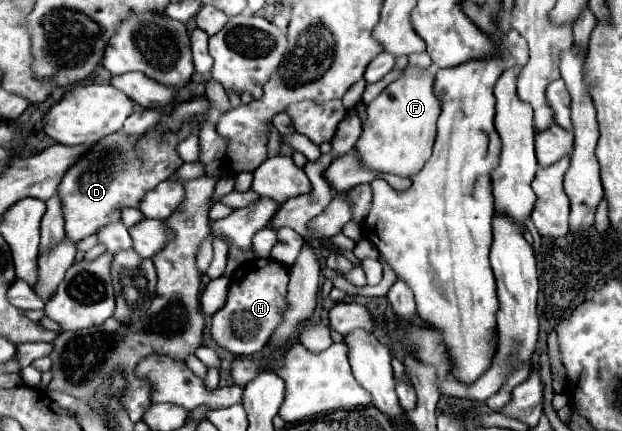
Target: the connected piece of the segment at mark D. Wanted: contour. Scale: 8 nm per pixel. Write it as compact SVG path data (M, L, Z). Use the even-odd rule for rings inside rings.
M183 124L177 134L159 134L149 130L145 136L131 138L123 132L105 136L95 144L61 180L59 198L63 204L65 234L73 242L79 242L95 234L101 226L121 218L121 208L137 208L141 198L153 190L159 182L167 180L179 166L181 158L177 154L177 144L191 134L191 124Z

